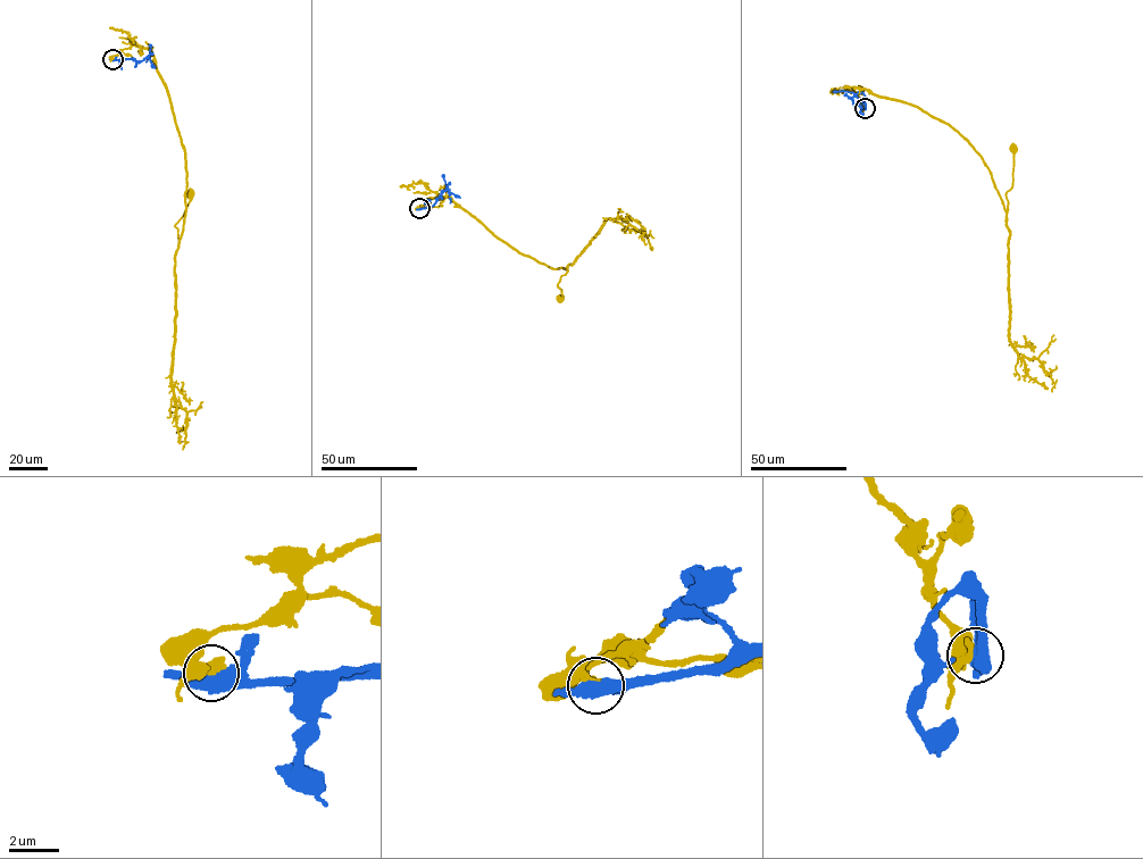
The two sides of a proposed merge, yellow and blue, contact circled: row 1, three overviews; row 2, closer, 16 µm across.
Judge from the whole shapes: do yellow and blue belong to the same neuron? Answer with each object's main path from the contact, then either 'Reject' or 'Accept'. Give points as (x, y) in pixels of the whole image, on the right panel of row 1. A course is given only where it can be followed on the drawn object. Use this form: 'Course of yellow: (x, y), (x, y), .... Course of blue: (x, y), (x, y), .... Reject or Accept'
Course of yellow: (865, 108), (853, 90), (856, 86), (919, 108), (949, 125), (978, 155), (1007, 211), (1014, 148). Course of blue: (865, 108), (864, 101), (853, 103), (852, 92), (833, 92). Reject

